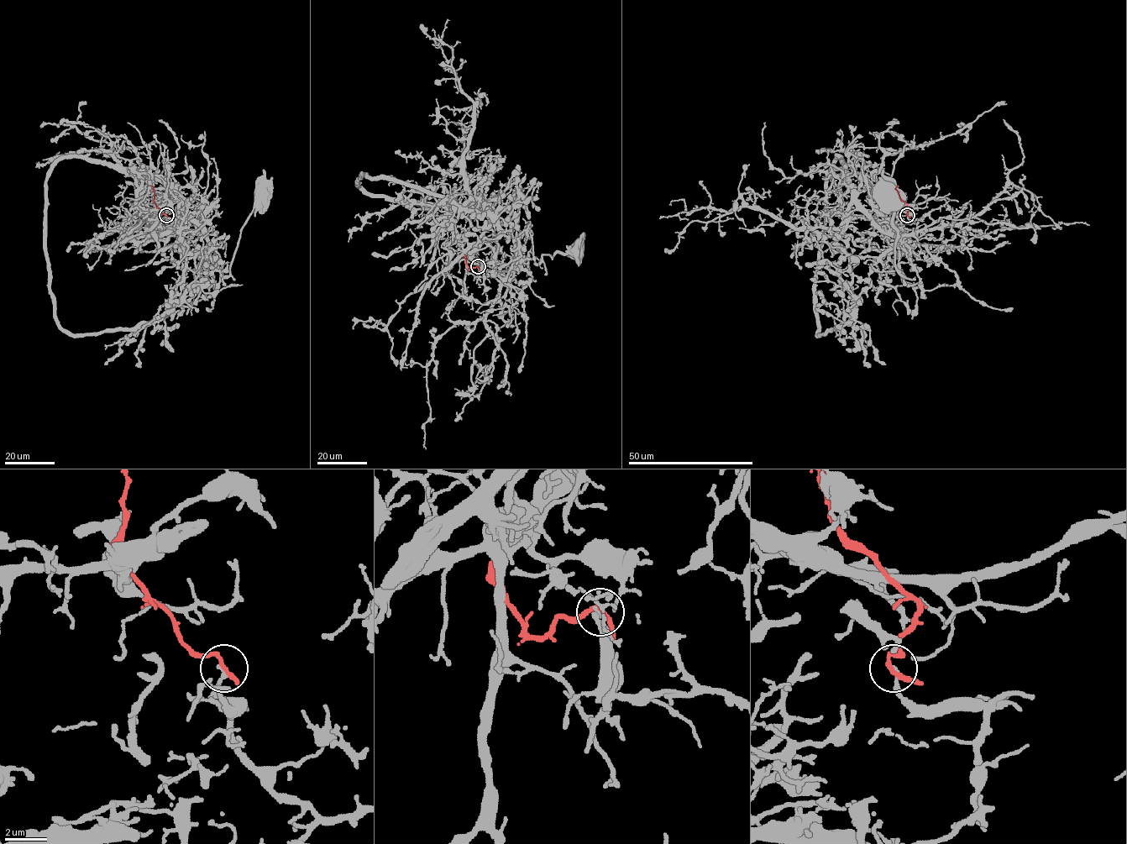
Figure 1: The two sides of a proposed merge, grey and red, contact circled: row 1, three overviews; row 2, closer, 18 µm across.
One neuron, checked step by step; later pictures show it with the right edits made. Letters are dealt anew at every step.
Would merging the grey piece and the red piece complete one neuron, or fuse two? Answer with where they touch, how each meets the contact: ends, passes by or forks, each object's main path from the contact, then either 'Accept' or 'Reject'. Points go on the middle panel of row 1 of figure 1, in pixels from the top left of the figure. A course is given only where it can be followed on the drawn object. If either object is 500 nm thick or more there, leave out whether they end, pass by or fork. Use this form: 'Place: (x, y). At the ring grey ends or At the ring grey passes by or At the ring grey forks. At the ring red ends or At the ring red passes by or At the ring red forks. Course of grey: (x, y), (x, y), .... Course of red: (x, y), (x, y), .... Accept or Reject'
Place: (478, 266). At the ring grey ends. At the ring red passes by. Course of grey: (478, 267), (479, 277), (494, 276), (500, 281), (518, 261), (532, 259), (538, 264), (543, 254), (574, 250). Course of red: (478, 267), (469, 269), (466, 256), (461, 257). Reject

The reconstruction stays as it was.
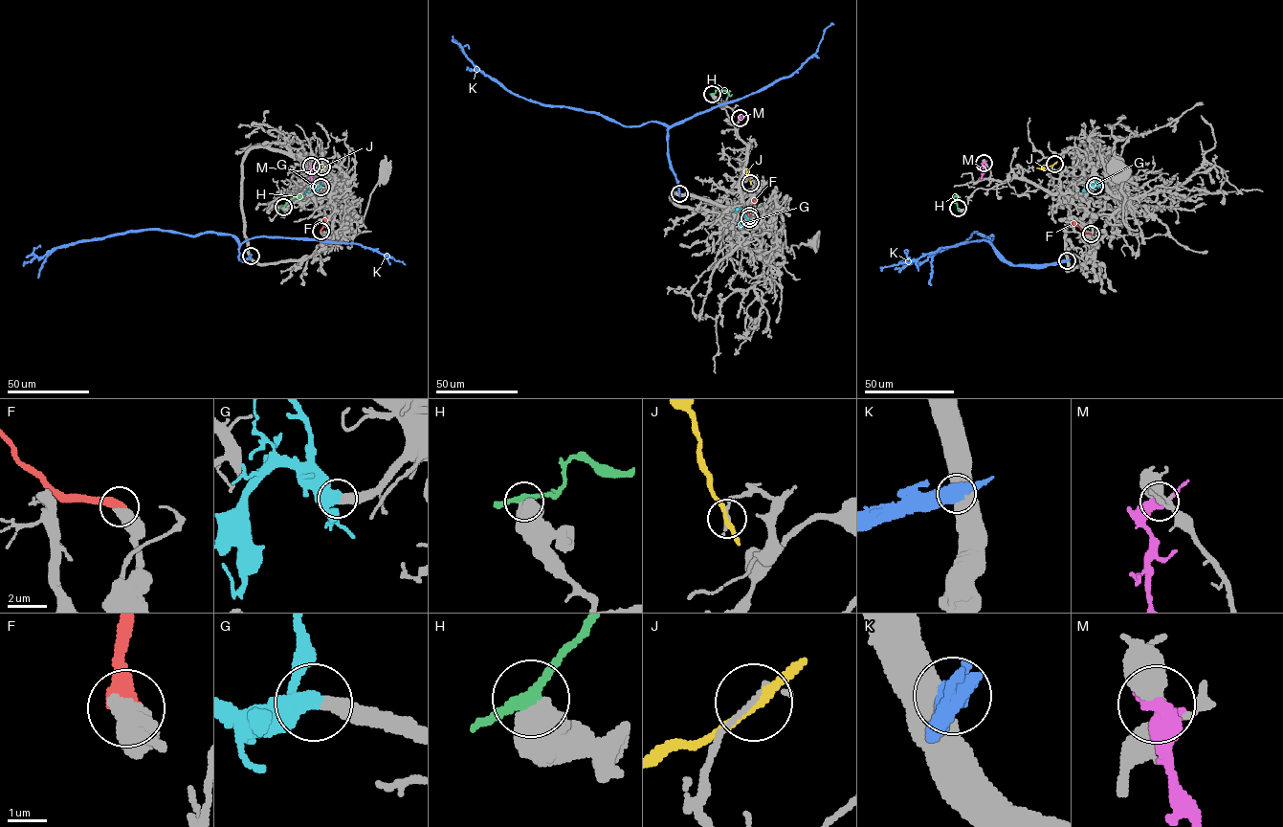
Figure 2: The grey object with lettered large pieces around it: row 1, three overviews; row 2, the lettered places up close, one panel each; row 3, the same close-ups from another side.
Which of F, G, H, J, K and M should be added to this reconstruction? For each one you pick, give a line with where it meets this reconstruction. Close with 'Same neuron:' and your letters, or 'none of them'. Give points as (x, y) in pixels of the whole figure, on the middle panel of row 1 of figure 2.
F: Touches grey at (749, 215)
G: Touches grey at (749, 218)
Same neuron: F, G

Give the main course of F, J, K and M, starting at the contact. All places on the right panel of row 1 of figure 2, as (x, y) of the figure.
F: (1091, 234), (1085, 234), (1072, 221)
J: (1054, 164), (1036, 167)
K: (1067, 260), (1010, 265), (987, 237), (993, 235), (990, 238), (973, 233), (966, 240), (926, 260), (894, 269)
M: (984, 163), (981, 178)

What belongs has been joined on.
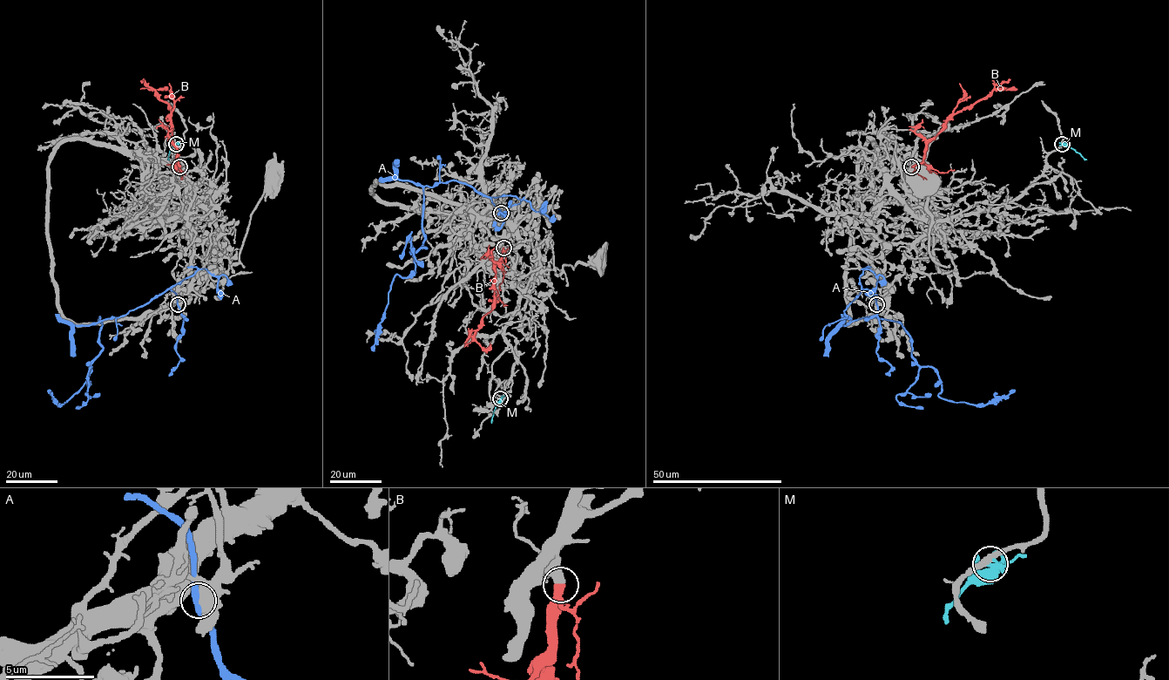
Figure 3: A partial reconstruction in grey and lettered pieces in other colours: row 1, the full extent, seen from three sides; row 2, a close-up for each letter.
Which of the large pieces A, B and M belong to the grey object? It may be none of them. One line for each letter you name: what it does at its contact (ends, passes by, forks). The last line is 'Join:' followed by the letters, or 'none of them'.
B: It passes by
Join: B

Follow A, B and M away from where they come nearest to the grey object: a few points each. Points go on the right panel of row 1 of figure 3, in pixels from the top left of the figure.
A: (876, 304), (862, 289), (844, 314), (899, 322), (911, 357), (937, 374), (942, 398), (986, 404), (1015, 389)
B: (911, 166), (922, 161), (926, 145), (953, 114), (984, 98), (995, 89), (1012, 89), (1006, 91)
M: (1062, 144), (1086, 159)

